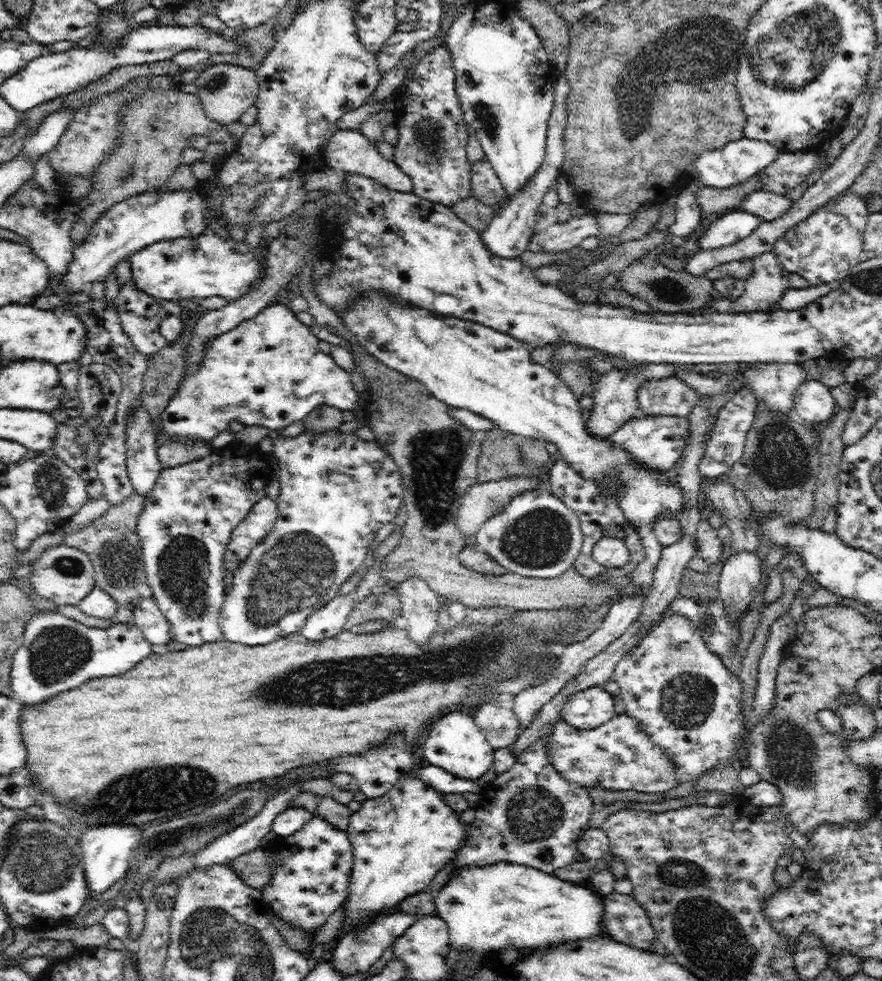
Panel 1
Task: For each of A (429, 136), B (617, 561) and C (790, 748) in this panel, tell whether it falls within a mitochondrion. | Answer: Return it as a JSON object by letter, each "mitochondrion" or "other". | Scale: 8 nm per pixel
{"A":"mitochondrion","B":"other","C":"mitochondrion"}

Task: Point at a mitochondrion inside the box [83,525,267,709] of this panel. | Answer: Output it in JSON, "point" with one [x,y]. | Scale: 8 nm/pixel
{"point":[183,565]}

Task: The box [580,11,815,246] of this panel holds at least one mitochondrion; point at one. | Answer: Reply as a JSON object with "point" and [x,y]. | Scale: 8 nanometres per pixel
{"point":[689,52]}

